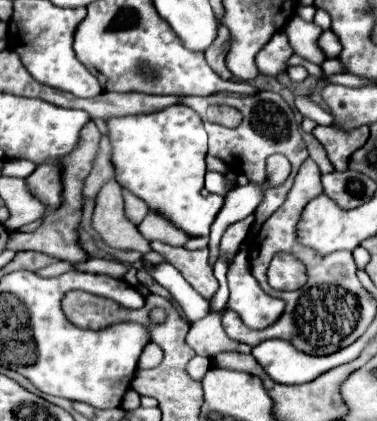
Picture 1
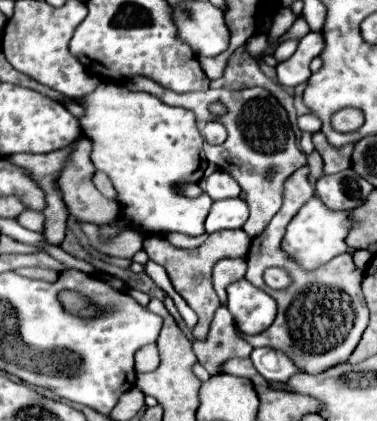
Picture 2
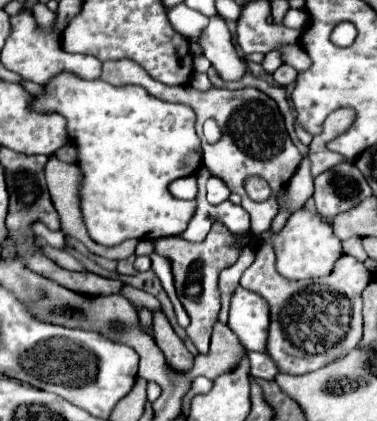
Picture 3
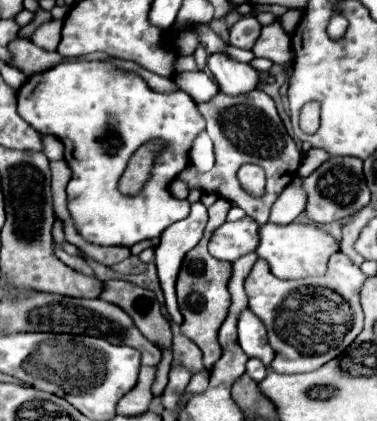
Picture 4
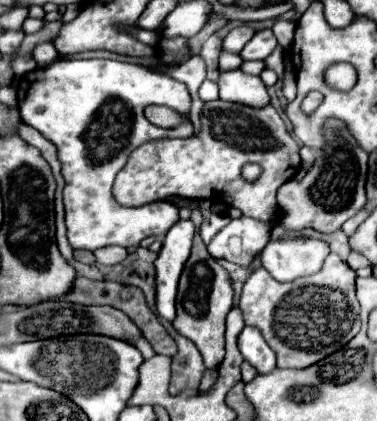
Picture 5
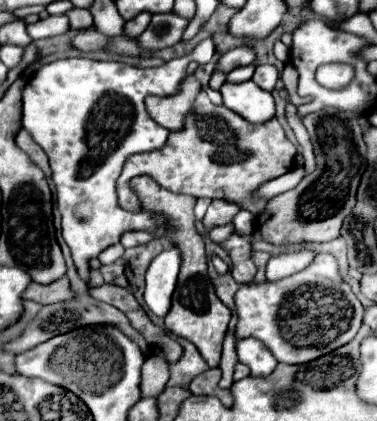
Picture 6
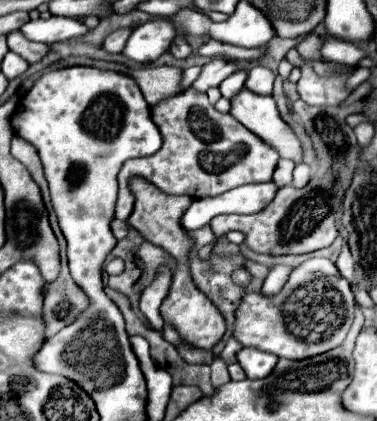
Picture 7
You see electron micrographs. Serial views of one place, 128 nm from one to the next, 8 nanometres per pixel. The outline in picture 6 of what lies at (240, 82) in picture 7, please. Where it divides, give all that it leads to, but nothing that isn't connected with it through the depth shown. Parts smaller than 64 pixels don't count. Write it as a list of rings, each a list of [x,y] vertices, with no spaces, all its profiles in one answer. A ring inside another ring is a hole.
[[[250,64],[250,66],[242,66],[242,68],[232,70],[232,72],[226,76],[226,82],[230,82],[230,84],[240,84],[240,82],[250,80],[252,74],[254,74],[254,66],[252,66],[252,64]]]

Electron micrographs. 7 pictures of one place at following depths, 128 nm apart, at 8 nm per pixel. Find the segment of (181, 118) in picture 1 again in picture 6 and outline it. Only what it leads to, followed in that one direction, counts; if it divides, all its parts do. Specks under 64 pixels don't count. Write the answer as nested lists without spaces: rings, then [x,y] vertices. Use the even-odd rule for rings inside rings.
[[[206,38],[188,56],[170,60],[160,68],[144,68],[144,70],[128,66],[128,64],[120,64],[120,62],[98,62],[98,60],[88,60],[88,58],[56,60],[42,66],[34,74],[34,78],[26,84],[22,92],[22,128],[30,132],[34,142],[42,146],[42,150],[46,152],[50,160],[52,182],[56,186],[56,198],[58,198],[58,210],[62,214],[62,236],[72,252],[72,260],[84,282],[90,280],[90,260],[96,258],[104,248],[120,242],[122,232],[150,230],[158,224],[154,214],[124,212],[118,206],[118,196],[116,196],[116,178],[120,176],[120,168],[124,160],[132,156],[134,152],[146,152],[144,148],[148,150],[162,148],[170,132],[164,126],[158,126],[148,116],[144,108],[144,98],[148,94],[156,94],[156,96],[176,94],[182,78],[186,76],[186,66],[190,64],[190,60],[210,60],[214,52],[216,52],[214,40]]]

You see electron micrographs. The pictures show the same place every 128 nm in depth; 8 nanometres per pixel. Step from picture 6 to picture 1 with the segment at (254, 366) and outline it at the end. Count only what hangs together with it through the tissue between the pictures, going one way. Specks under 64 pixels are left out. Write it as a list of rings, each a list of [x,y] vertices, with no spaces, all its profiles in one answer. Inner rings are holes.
[[[238,252],[232,266],[228,268],[230,300],[228,310],[234,310],[242,322],[252,330],[268,328],[276,322],[284,310],[284,302],[268,296],[250,272],[248,252]]]

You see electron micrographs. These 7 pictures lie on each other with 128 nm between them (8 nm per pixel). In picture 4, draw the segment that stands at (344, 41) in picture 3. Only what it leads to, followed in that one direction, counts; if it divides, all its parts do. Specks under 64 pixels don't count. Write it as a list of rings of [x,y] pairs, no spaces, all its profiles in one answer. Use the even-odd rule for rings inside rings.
[[[334,10],[330,22],[328,22],[328,34],[330,38],[342,38],[344,32],[346,32],[346,26],[348,26],[348,20],[342,16],[340,10]]]

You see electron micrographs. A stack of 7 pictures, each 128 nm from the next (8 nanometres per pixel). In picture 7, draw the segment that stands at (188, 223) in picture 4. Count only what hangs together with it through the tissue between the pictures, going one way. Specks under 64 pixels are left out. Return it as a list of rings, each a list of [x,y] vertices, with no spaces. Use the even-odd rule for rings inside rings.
[[[160,268],[156,280],[154,280],[154,282],[142,292],[142,296],[140,296],[140,310],[142,310],[142,314],[146,316],[150,328],[156,330],[156,332],[160,332],[160,330],[162,330],[162,324],[164,324],[158,308],[160,308],[162,300],[164,300],[166,294],[168,294],[170,280],[172,280],[170,270],[168,270],[168,268]]]

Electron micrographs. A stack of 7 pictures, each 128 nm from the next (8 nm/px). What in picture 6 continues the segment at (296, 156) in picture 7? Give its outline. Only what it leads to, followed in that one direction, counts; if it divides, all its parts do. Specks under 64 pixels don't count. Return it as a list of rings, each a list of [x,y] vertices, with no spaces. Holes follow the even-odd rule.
[[[252,80],[242,84],[222,84],[224,106],[244,116],[250,124],[264,124],[274,116],[274,98],[270,92],[258,88]]]

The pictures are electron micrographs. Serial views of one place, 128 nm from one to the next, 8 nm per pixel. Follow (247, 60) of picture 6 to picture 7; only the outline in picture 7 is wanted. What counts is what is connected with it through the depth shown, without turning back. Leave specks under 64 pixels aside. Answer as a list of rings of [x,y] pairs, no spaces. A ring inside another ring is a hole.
[[[214,58],[212,62],[208,62],[206,66],[202,66],[200,76],[194,80],[192,88],[196,92],[206,92],[208,88],[216,88],[226,76],[230,76],[232,72],[236,72],[236,64],[224,58]]]

